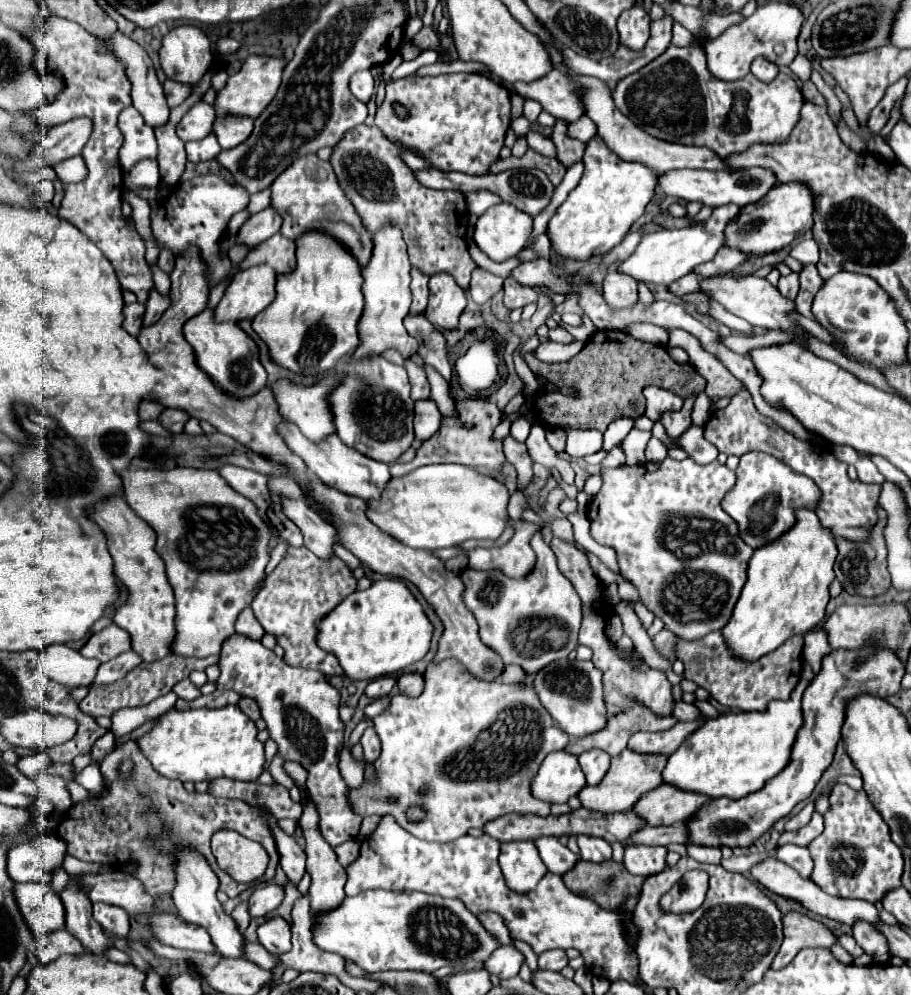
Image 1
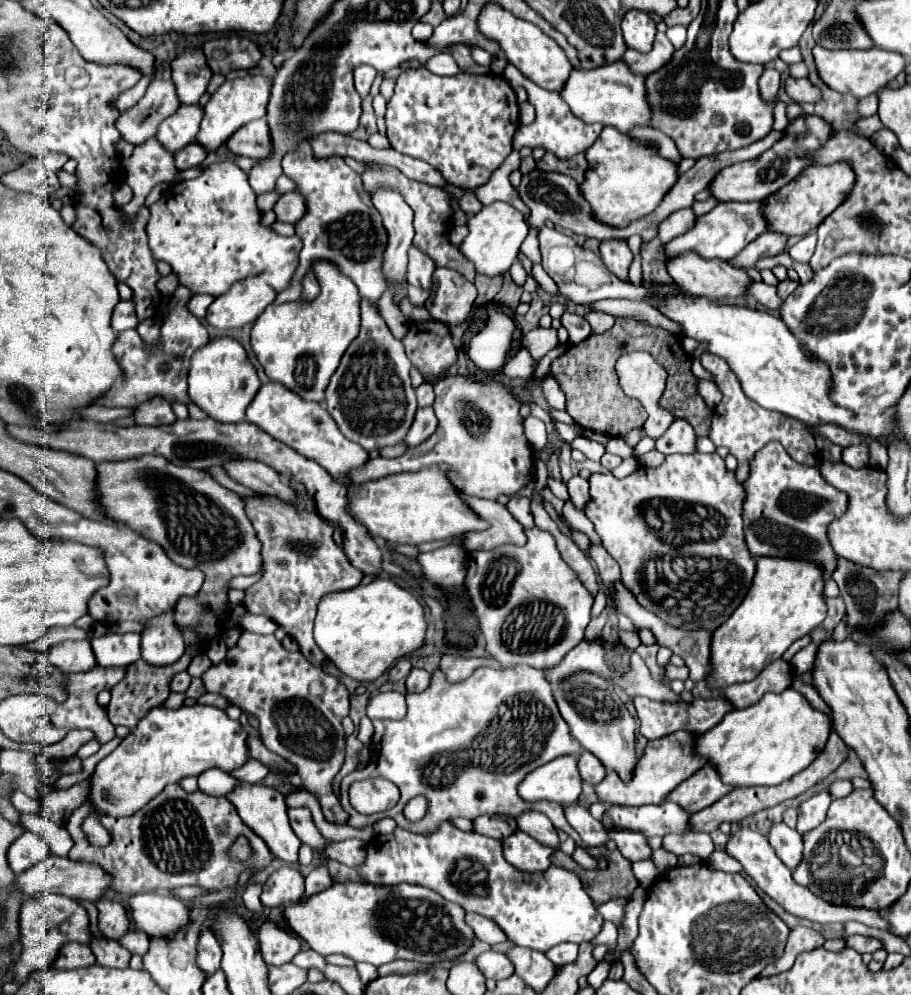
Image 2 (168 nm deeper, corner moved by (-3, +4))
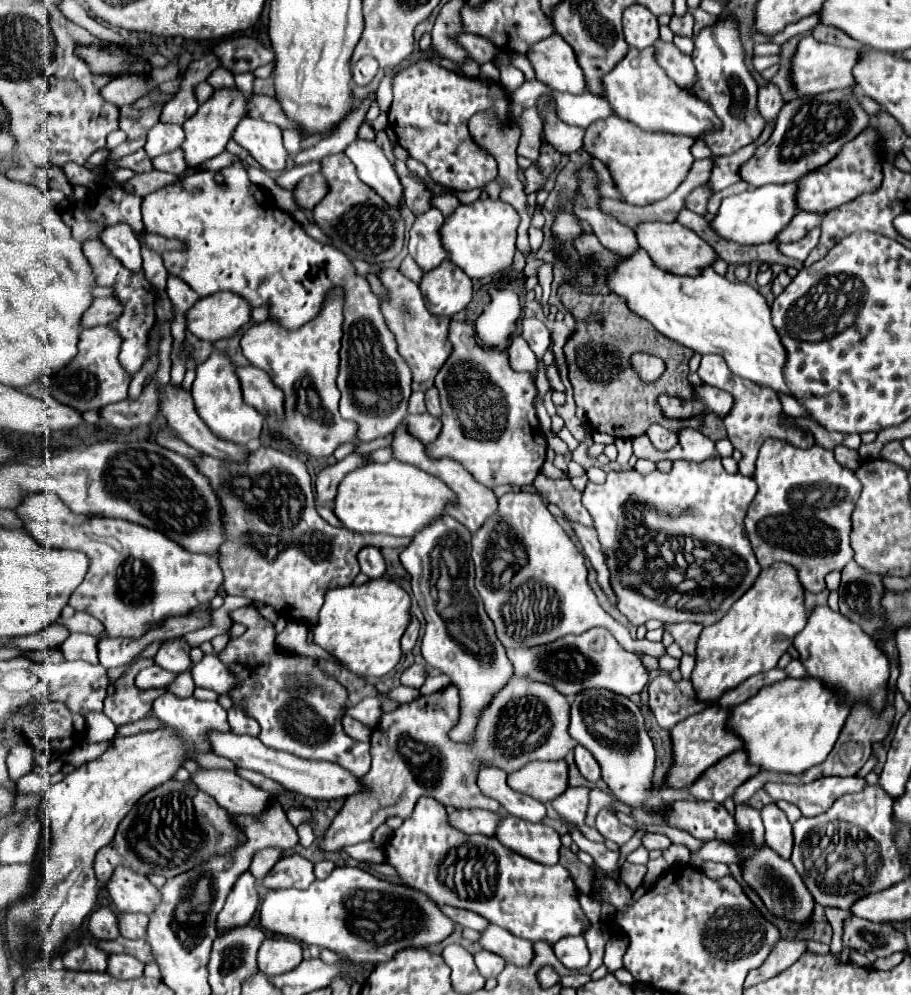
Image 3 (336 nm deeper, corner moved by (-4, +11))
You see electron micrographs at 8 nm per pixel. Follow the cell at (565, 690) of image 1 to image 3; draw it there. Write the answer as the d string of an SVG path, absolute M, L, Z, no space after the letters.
M588 688L570 696L570 736L588 748L602 768L602 780L614 796L630 806L640 806L652 788L654 748L644 728L640 708L622 694L606 688Z

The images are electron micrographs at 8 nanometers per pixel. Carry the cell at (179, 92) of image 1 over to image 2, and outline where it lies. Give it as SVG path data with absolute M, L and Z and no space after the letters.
M153 79L145 97L133 107L121 113L117 119L117 129L121 131L121 139L139 145L151 139L157 131L157 125L173 115L179 109L179 101L175 95L173 81Z

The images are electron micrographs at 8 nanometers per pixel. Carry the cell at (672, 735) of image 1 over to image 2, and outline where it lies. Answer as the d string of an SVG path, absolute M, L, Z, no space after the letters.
M723 695L717 699L693 699L691 703L675 701L675 703L655 703L647 697L635 697L633 699L641 727L639 733L645 735L647 739L661 739L665 735L671 735L675 731L693 731L697 735L703 735L705 731L713 729L729 711L733 711L733 703L729 703Z

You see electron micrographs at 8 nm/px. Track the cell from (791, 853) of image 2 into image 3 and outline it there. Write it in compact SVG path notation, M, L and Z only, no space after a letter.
M768 804L762 808L762 820L766 828L766 844L784 860L788 860L794 846L792 824L776 804Z

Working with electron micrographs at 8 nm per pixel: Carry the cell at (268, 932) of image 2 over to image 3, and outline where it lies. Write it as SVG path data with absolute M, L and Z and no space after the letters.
M274 936L264 938L258 950L258 968L268 976L284 974L302 962L302 944L296 940Z

